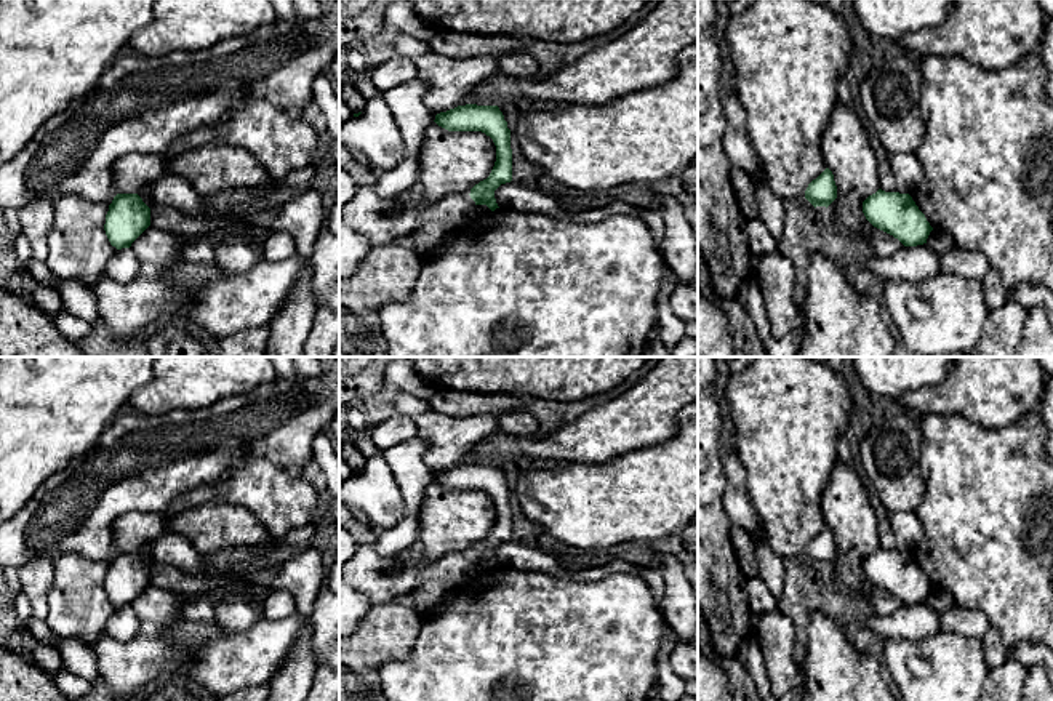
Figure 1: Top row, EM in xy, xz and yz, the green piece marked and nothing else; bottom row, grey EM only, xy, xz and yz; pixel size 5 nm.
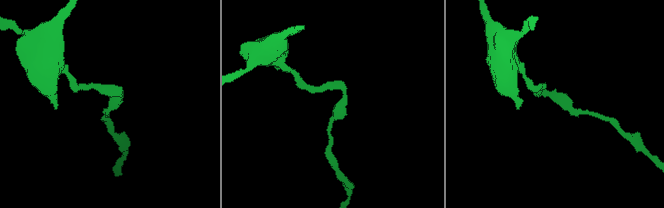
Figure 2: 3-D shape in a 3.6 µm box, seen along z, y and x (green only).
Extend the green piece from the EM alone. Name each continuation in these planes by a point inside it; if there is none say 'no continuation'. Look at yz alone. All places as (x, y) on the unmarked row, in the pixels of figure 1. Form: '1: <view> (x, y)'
no continuation

